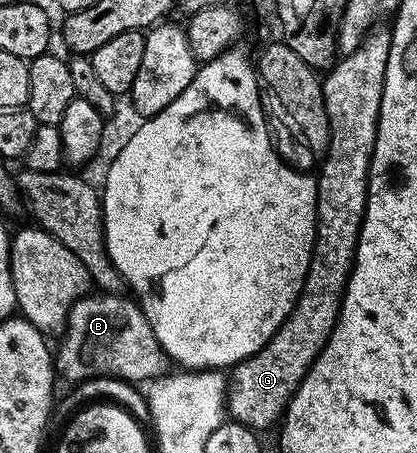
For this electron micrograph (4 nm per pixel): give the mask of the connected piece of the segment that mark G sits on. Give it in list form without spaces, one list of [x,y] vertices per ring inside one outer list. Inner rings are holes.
[[[376,24],[359,47],[342,55],[326,71],[327,78],[325,74],[322,79],[325,112],[329,112],[329,144],[321,158],[323,167],[317,173],[315,247],[303,292],[295,301],[291,315],[267,341],[265,348],[252,358],[238,362],[229,374],[226,413],[256,432],[274,427],[287,413],[291,397],[307,375],[307,369],[315,363],[315,357],[323,351],[339,319],[367,207],[367,173],[377,140],[377,120],[390,47],[391,26]]]

